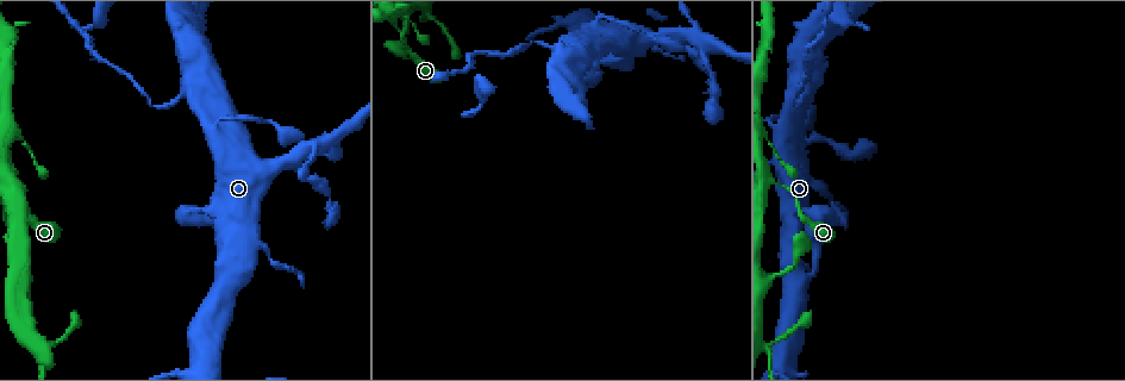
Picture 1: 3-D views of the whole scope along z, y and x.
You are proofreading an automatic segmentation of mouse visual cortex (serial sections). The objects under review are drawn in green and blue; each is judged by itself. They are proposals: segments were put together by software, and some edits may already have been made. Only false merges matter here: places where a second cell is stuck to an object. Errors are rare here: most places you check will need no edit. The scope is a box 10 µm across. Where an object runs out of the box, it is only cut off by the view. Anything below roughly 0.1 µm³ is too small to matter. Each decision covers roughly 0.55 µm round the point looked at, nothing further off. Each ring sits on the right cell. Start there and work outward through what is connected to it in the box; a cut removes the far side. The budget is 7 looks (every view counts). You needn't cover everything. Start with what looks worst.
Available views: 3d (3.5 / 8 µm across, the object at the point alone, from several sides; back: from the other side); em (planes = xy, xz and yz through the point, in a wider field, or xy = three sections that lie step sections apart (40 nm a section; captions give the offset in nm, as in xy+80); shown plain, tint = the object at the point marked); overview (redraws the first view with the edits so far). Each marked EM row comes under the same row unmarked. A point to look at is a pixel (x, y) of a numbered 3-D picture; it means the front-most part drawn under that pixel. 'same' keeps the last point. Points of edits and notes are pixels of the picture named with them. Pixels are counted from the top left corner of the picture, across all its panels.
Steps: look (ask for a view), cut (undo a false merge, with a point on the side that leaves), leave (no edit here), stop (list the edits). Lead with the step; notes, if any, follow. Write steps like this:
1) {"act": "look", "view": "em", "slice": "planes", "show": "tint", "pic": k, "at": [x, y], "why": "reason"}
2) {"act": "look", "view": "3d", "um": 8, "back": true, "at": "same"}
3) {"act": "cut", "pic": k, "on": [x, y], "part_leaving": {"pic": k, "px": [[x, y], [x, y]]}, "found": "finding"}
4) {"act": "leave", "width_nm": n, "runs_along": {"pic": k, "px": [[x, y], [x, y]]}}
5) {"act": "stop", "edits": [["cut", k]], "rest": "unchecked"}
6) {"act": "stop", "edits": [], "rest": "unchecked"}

{"act": "look", "view": "3d", "um": 3.5, "pic": 1, "at": [795, 105], "why": "abrupt turn"}

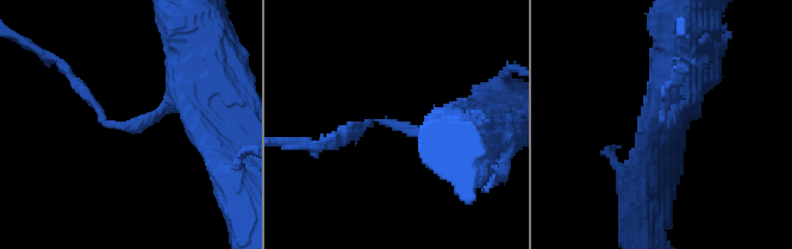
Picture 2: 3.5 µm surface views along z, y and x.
{"act": "look", "view": "em", "slice": "xy", "step": 5, "show": "tint", "pic": 2, "at": [108, 126], "arm_widths_nm": [150, 150], "why": "now the EM"}

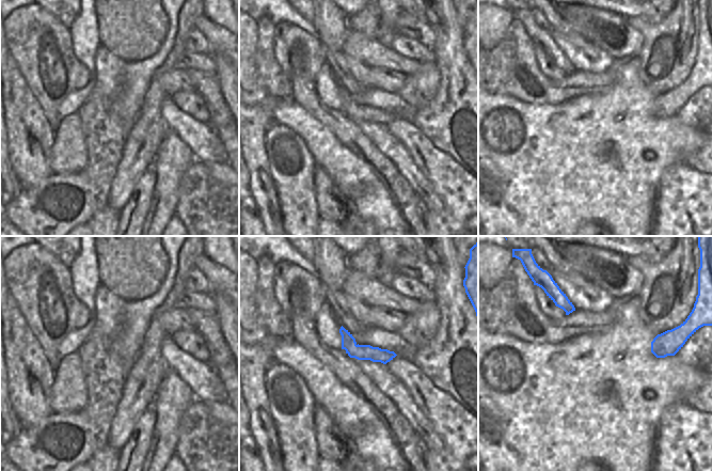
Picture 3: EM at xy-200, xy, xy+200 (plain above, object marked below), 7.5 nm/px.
{"act": "cut", "pic": 2, "on": [81, 89], "part_leaving": {"pic": 2, "px": [[104, 123], [79, 82], [27, 43]]}, "found": "two cells meet here"}

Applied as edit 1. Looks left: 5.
{"act": "look", "view": "overview"}

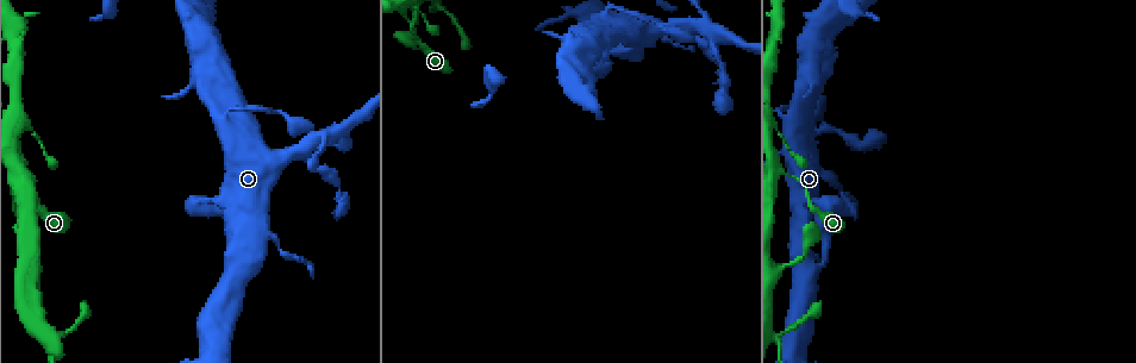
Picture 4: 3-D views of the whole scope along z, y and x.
{"act": "look", "view": "3d", "um": 3.5, "pic": 4, "at": [333, 136], "why": "looks like a crossing"}

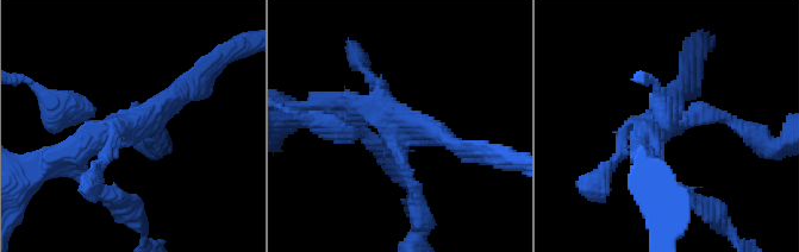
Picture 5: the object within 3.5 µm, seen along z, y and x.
{"act": "look", "view": "em", "slice": "xy", "step": 2, "show": "tint", "pic": 5, "at": [130, 129], "arms": 4, "arm_widths_nm": [150, 200, 250, 350], "why": "now the EM"}

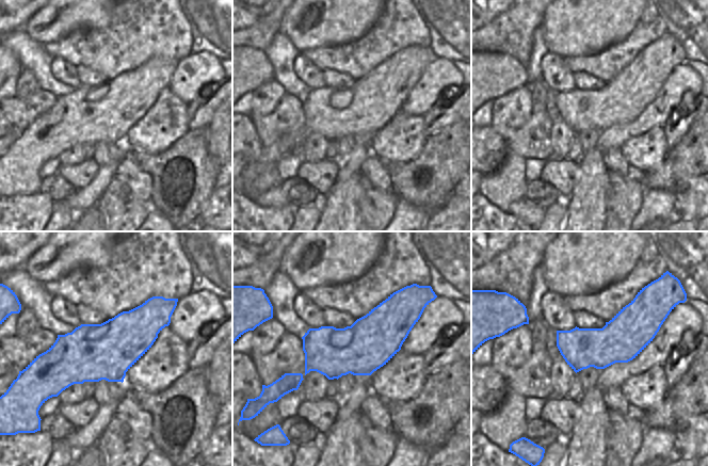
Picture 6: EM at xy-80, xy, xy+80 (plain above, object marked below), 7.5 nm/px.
{"act": "leave", "runs_along": {"pic": 6, "px": [[414, 318], [287, 378]]}, "found": "one cell here"}

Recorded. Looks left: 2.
{"act": "look", "view": "3d", "um": 8, "pic": 4, "at": [403, 16], "why": "side arm on a straight run"}

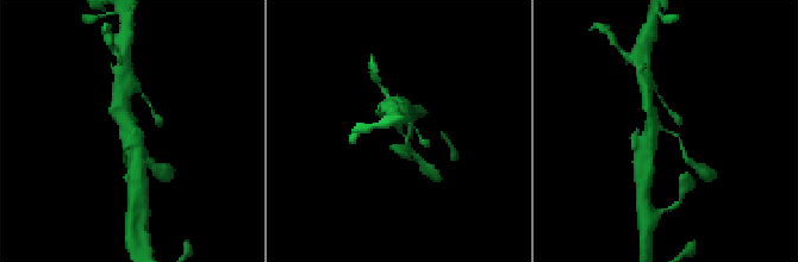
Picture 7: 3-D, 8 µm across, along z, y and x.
{"act": "look", "view": "em", "slice": "planes", "show": "tint", "at": "same", "why": "need the tissue"}

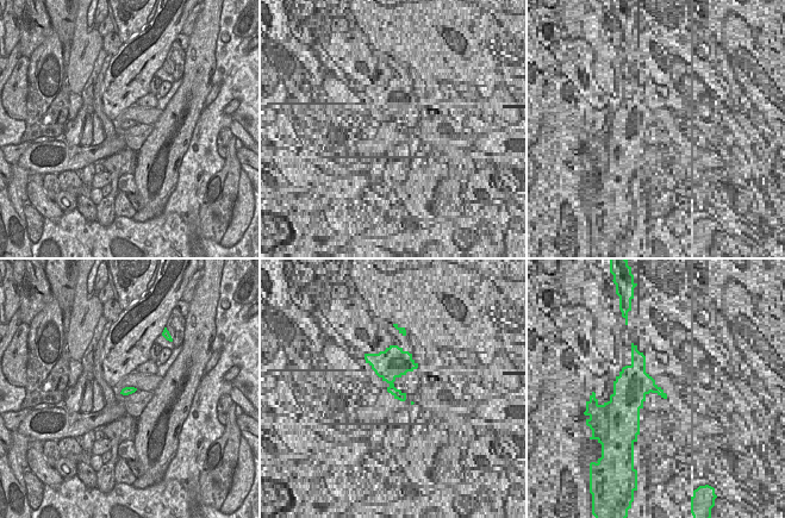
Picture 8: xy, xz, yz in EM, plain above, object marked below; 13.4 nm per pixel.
{"act": "leave", "arms": 3, "arm_widths_nm": [150, 300, 450], "runs_along": {"pic": 7, "px": [[411, 150], [398, 128], [403, 110]]}, "found": "one cell here"}

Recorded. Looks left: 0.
{"act": "stop", "edits": [["cut", 2]], "rest": "unchecked"}

